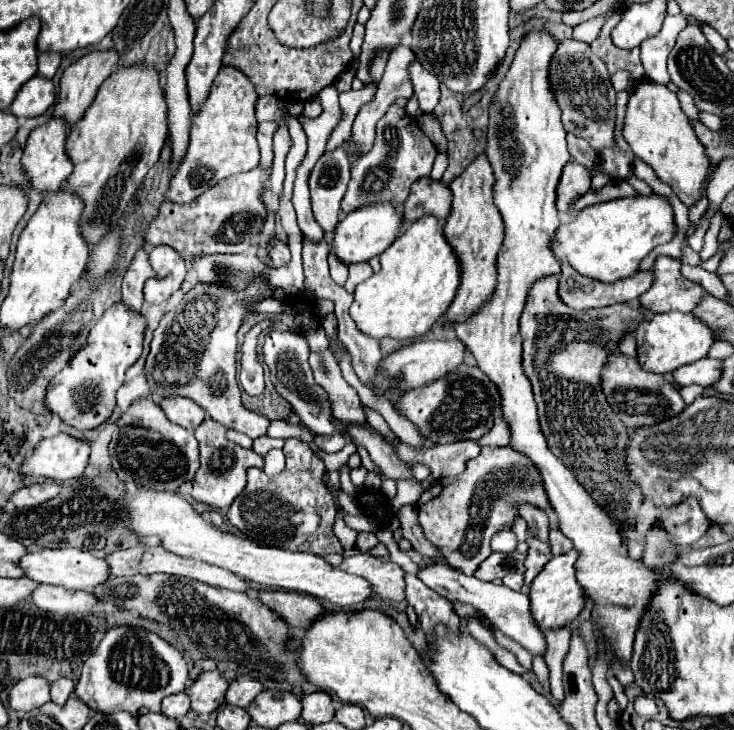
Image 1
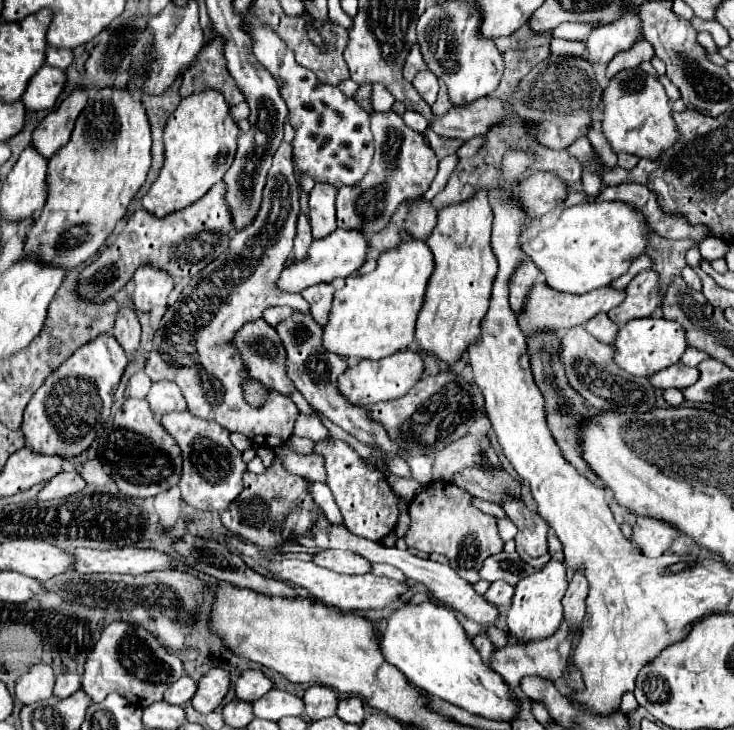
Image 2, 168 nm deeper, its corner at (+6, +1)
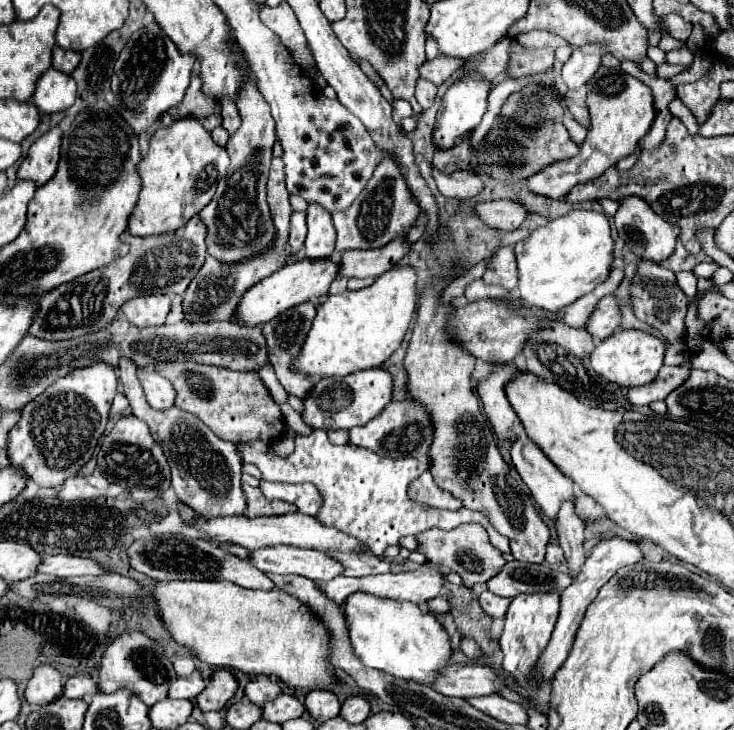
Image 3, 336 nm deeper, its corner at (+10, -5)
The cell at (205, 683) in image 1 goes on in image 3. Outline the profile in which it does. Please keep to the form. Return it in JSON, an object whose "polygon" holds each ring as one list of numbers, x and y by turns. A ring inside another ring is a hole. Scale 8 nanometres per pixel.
{"polygon":[[218,669,212,673,206,689,198,695,198,707,206,711,220,711,236,695,238,679,230,669]]}

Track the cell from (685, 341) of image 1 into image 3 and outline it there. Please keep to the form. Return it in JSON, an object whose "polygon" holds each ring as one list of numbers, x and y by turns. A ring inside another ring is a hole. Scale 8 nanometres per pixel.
{"polygon":[[616,331,614,335,602,339,594,351,590,353,590,365,592,369,604,377,608,383,616,383,620,387,638,387,638,385,646,385,650,383,658,369,662,367,662,359,664,359,664,345,660,339,656,339,650,333,644,331]]}

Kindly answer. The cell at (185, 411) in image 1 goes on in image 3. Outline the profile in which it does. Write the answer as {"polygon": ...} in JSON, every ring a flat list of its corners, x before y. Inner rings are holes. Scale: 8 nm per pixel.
{"polygon":[[138,371,138,379,144,387,144,393,146,393,150,407,162,411,162,409,168,409,168,407,174,405,176,391,162,375,158,375,156,371,150,371,150,373]]}

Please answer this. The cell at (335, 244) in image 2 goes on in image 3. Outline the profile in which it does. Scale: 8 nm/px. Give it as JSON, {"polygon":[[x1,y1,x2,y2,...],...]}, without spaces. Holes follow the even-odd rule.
{"polygon":[[300,259,298,263,288,263,282,269,274,271,270,277,258,281,254,287,250,287,242,295,242,299,240,299,238,307,236,307,234,321,242,323,242,325,262,325,262,323,268,323,276,315,284,313,290,307,300,305,302,301,310,301,310,299,318,299,320,295,326,295,330,283,336,277,338,277,338,263,328,261,328,259,320,259,320,261]]}

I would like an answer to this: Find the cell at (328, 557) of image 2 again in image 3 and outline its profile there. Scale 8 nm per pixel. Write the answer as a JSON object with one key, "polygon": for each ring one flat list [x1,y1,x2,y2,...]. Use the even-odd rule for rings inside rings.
{"polygon":[[272,545,250,551,250,561,264,573,302,575,314,581,330,581,342,573,342,563,314,549]]}

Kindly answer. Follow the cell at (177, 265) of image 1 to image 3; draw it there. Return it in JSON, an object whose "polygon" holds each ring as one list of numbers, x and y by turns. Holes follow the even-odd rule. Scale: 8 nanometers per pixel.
{"polygon":[[146,295,130,299,122,313,136,327,156,327,166,321,170,311,170,295]]}

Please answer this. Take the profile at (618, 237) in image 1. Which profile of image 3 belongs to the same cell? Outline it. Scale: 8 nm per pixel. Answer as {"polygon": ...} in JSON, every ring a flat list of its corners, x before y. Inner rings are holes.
{"polygon":[[574,209,564,217,534,229,514,247,518,263,520,301,528,307,560,311,582,295,590,293,610,273,612,263,610,223,604,213]]}

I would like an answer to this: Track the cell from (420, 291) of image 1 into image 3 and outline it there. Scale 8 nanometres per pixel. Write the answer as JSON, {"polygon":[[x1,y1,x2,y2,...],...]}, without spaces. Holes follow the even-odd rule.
{"polygon":[[408,267,386,271,366,289,330,295,326,303,318,307,304,345,290,361,290,369,294,373,322,379,380,367,400,347,414,309,416,275,414,271,408,271]]}

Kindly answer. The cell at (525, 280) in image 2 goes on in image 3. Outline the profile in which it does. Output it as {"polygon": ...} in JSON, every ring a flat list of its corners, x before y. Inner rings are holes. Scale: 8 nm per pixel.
{"polygon":[[498,247,488,257,488,267,482,279,492,285,502,285,508,291,516,289,518,271,516,271,516,259,514,259,512,247]]}

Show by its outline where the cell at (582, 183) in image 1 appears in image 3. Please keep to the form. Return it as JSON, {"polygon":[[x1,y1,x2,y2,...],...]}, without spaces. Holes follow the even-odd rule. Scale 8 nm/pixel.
{"polygon":[[486,201,474,205,474,215,482,219,490,229,514,231,528,217,528,211,514,201]]}

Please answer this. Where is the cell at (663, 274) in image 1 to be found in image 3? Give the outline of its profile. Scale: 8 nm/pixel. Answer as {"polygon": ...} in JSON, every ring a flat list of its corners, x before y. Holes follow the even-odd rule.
{"polygon":[[608,295,596,303,584,329,592,335,592,339,606,339,618,329,618,325,620,325,618,301,612,295]]}

